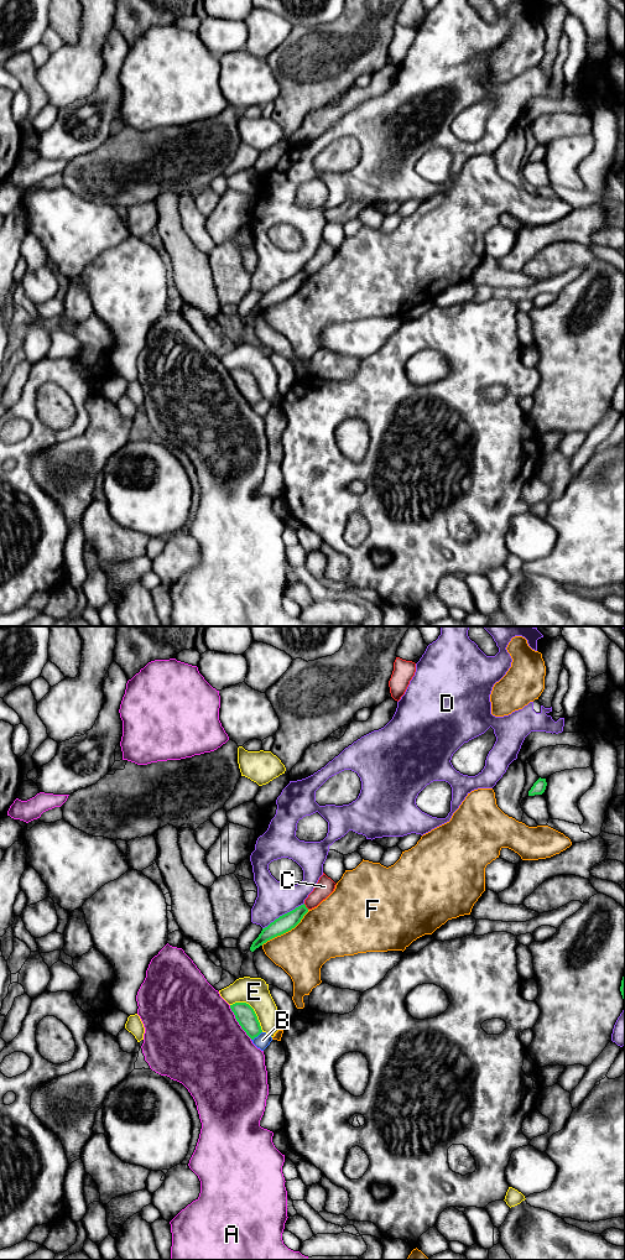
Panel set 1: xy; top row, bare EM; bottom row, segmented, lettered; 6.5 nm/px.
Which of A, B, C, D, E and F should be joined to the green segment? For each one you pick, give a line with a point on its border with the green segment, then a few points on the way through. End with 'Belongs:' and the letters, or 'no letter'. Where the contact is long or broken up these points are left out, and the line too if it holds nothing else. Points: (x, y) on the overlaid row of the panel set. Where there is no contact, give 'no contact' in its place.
Belongs: no letter

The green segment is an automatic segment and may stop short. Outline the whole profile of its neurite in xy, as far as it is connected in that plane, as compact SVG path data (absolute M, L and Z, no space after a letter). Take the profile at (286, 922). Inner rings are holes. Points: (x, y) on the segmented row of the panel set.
M301 905L295 910L280 916L274 922L271 922L267 927L262 928L259 937L252 942L250 951L254 952L256 948L266 943L267 941L281 936L292 928L295 928L303 916L308 912L306 905Z

